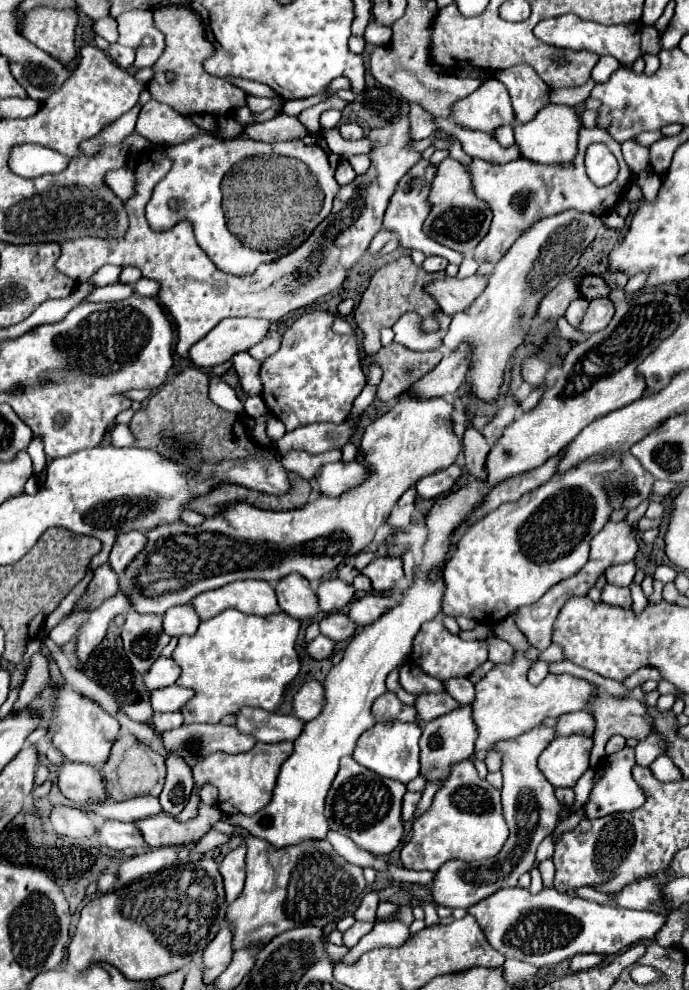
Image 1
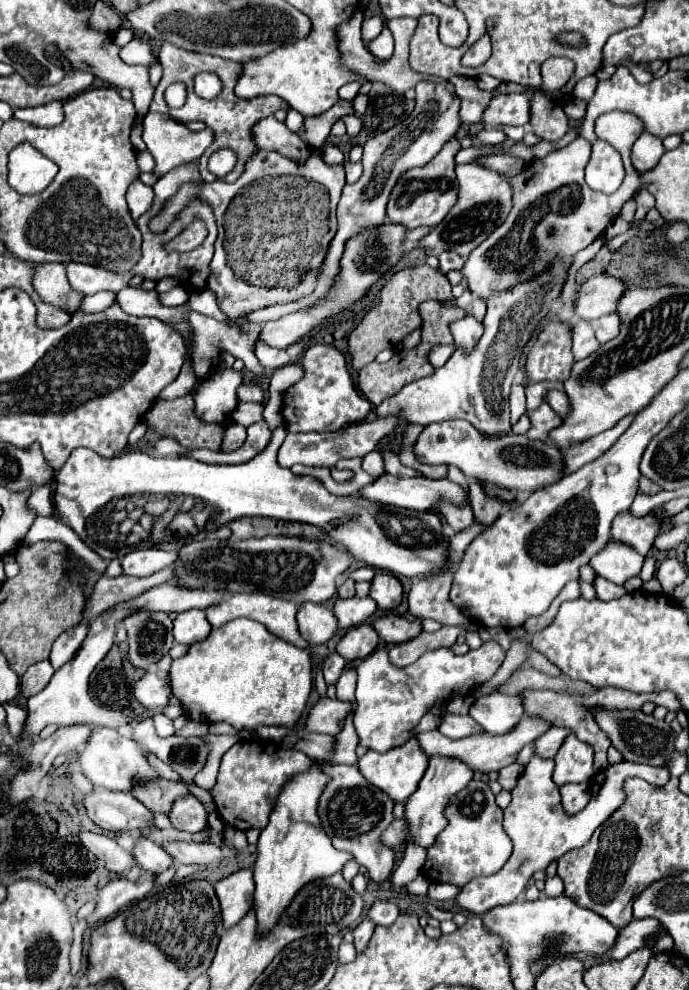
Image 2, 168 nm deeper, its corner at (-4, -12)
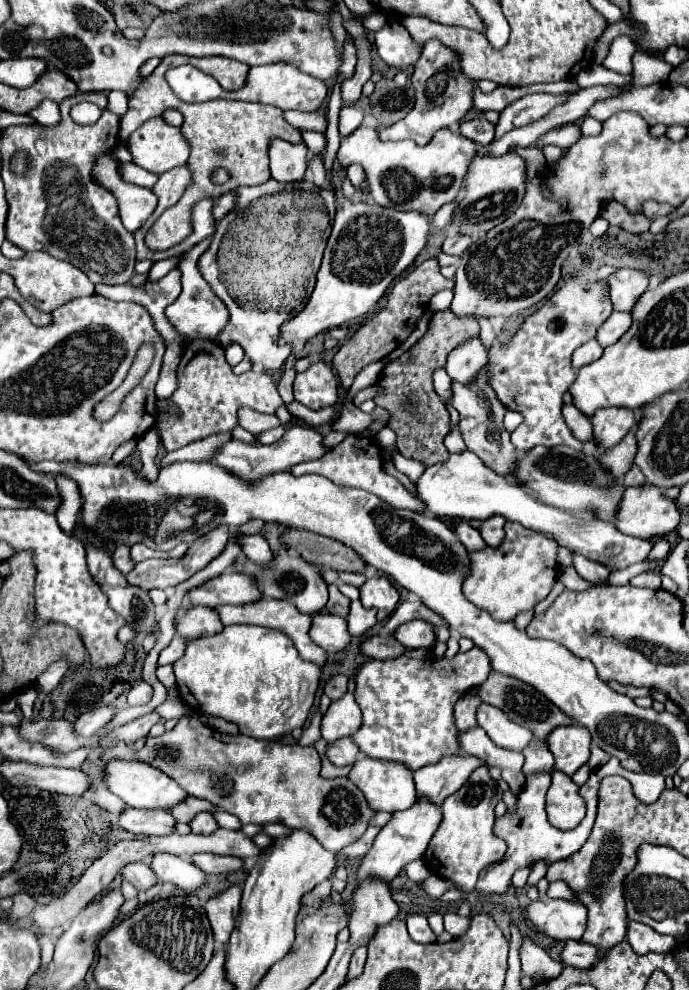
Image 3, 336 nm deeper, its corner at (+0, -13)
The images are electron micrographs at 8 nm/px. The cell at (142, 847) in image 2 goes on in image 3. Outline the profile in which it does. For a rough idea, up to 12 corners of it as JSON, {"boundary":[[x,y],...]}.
{"boundary":[[156,853],[152,871],[184,893],[206,885],[190,859]]}

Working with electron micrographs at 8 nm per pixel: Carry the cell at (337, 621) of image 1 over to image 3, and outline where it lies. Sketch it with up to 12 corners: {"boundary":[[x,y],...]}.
{"boundary":[[374,635],[362,643],[370,659],[402,657],[402,647],[392,635]]}

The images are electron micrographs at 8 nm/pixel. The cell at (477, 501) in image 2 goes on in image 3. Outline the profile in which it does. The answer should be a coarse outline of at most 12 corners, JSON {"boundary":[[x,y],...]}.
{"boundary":[[494,515],[484,521],[472,519],[490,547],[504,541],[506,517]]}

